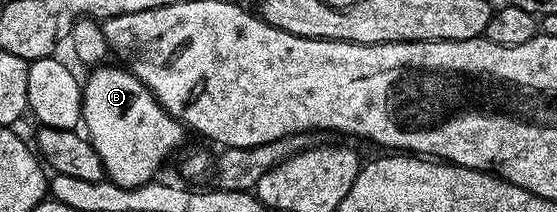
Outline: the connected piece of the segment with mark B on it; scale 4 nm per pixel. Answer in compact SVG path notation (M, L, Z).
M105 63L93 68L88 78L83 78L82 129L94 151L98 151L98 159L102 159L107 180L124 188L138 188L157 176L156 172L163 167L164 160L183 143L186 129L167 113L154 94L134 74L128 72L127 68L119 68L115 69L112 63Z

